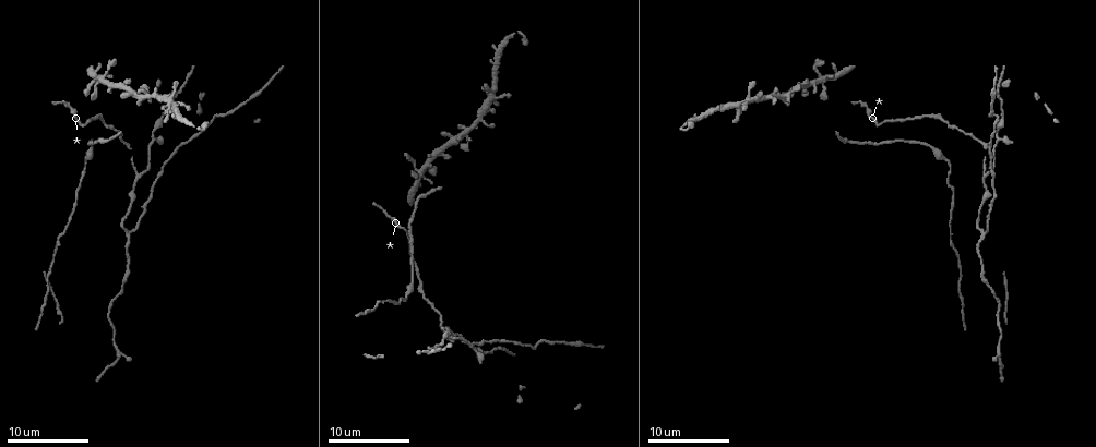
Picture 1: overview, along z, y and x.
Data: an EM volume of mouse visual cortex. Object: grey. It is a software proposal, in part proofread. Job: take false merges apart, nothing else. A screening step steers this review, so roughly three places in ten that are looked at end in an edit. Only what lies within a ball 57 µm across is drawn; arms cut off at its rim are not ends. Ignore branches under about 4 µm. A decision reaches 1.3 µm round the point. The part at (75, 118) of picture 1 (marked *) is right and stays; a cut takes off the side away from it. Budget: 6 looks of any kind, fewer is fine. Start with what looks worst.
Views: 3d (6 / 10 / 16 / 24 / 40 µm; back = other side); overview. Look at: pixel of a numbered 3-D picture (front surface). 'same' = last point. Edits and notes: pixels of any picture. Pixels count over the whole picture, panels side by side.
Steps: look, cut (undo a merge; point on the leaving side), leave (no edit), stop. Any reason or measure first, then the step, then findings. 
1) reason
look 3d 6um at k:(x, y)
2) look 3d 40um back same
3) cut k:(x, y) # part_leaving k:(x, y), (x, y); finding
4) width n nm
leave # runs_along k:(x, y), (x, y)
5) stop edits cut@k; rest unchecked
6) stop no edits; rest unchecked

branch point
look 3d 16um at 1:(140, 175)

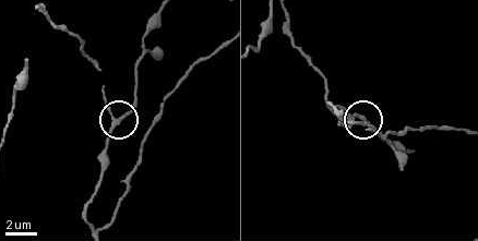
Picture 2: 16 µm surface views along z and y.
zoom in
look 3d 6um at 2:(119, 122)

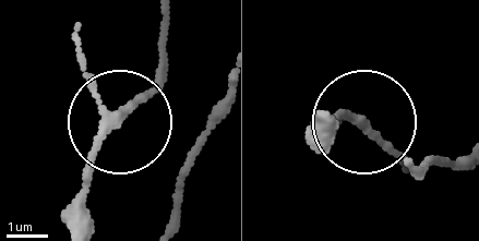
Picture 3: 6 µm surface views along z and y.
arms 3
leave # runs_along 3:(81, 31), (87, 83), (119, 118), (153, 83), (164, 55); continuous, no second cell

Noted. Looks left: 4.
branch point
look 3d 6um at 1:(127, 233)

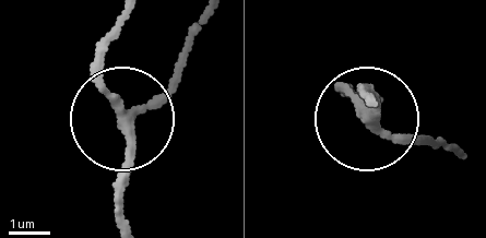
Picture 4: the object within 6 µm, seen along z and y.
arms 3
leave # runs_along 4:(127, 15), (99, 67), (130, 151), (120, 210); all the same cell

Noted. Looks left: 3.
side arm on a straight run
look 3d 6um at 1:(153, 133)

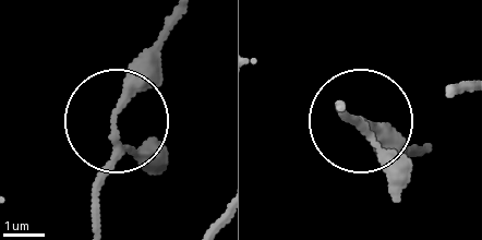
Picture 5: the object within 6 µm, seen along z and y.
arms 3
leave # continuous, no second cell

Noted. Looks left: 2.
stop no edits; rest unchecked

